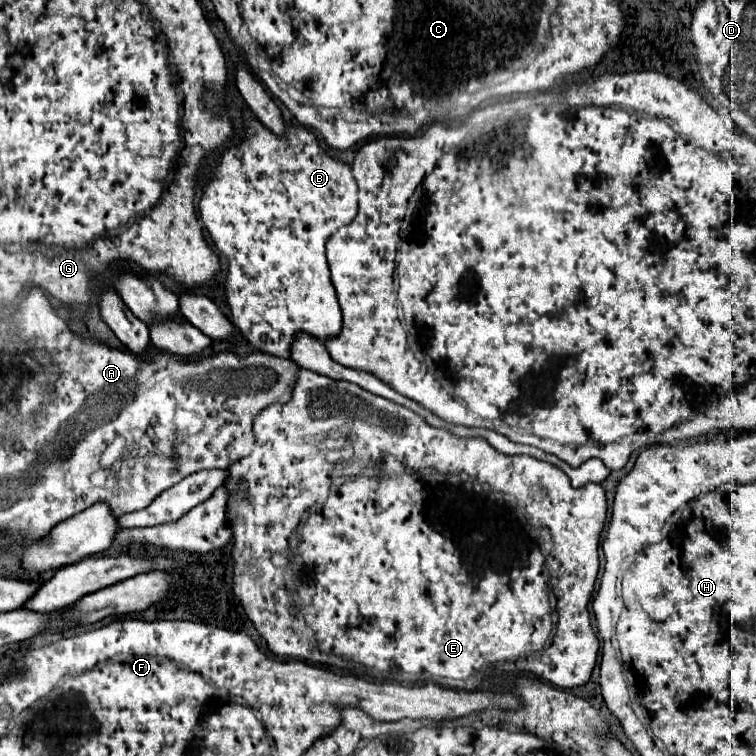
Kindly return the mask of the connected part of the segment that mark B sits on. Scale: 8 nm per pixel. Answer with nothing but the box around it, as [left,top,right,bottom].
[199,112,357,358]

